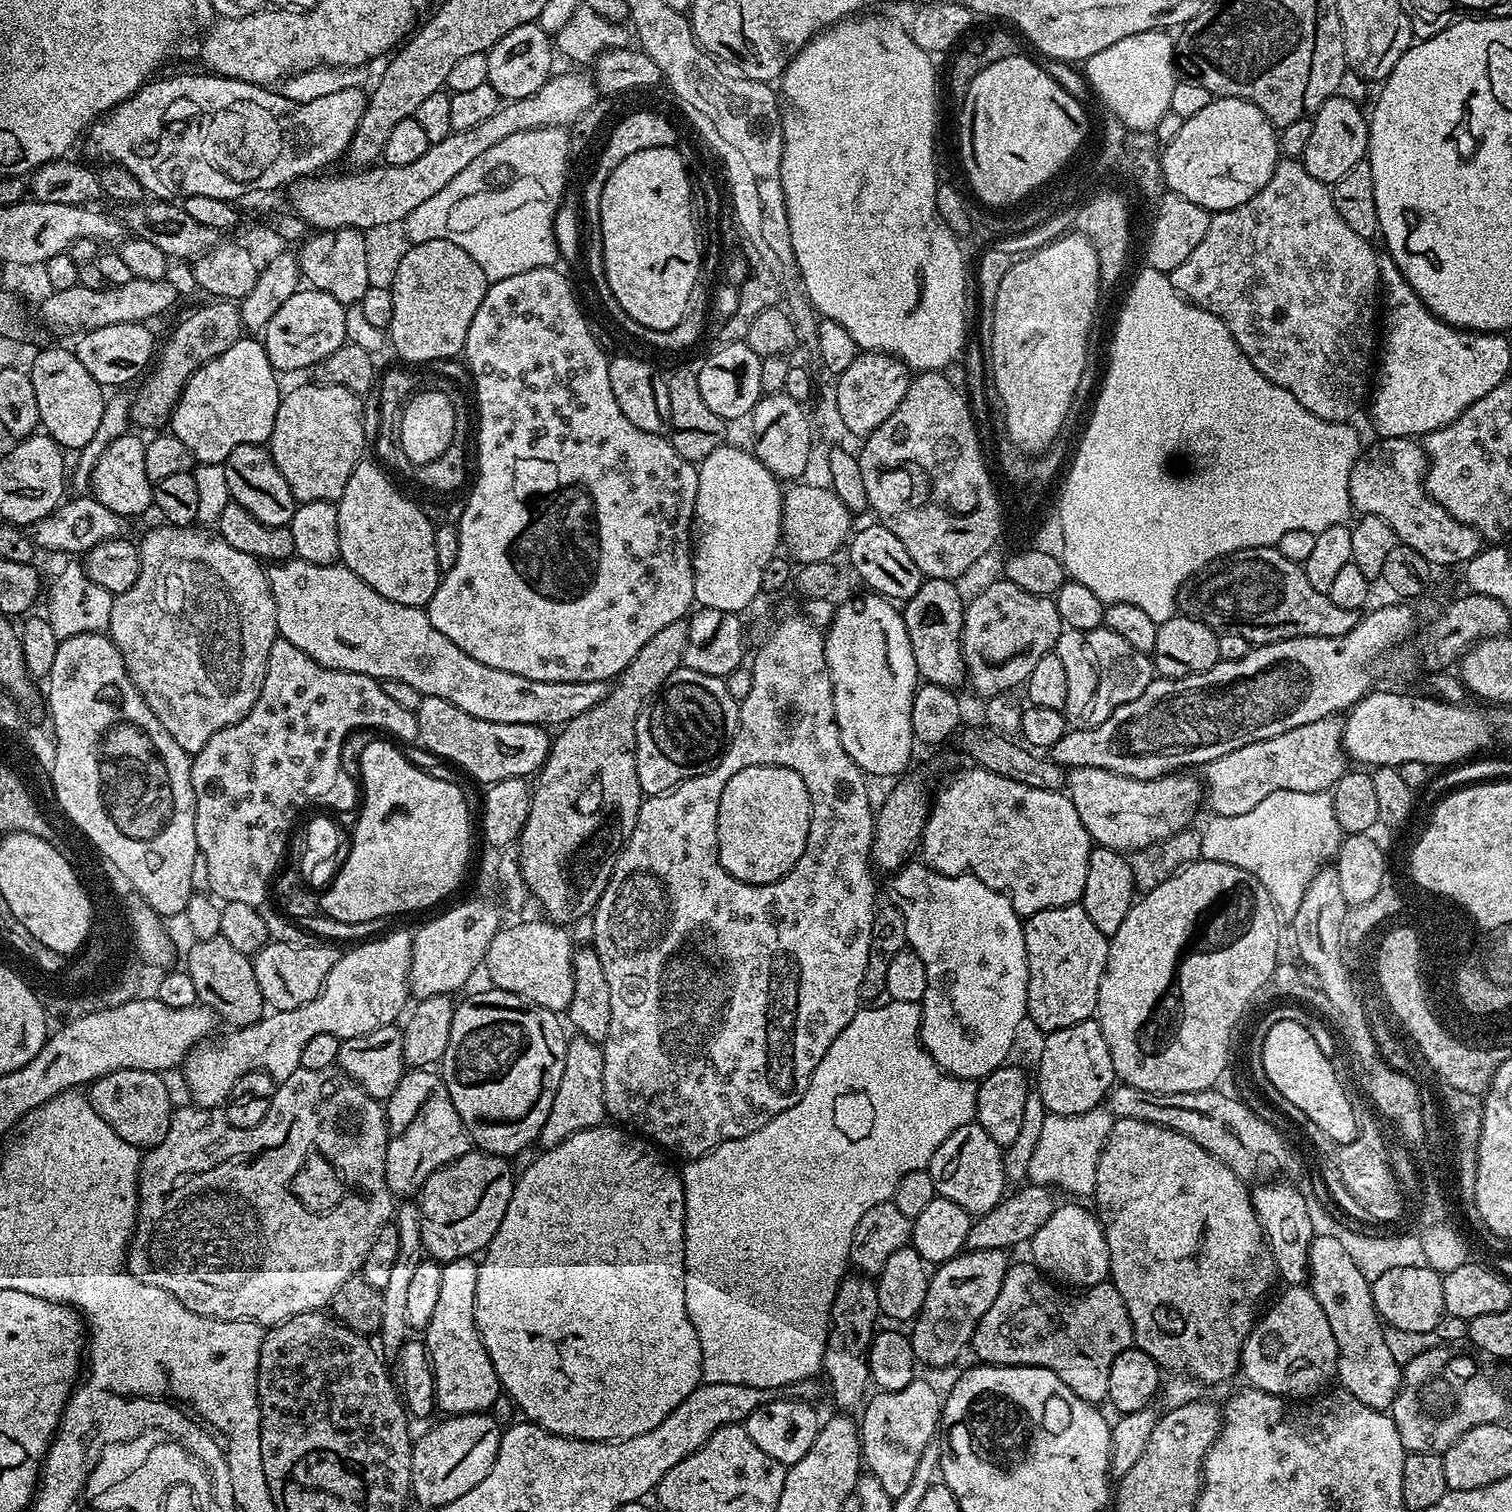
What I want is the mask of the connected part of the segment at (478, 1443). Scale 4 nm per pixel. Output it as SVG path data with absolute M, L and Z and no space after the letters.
M473 1412L470 1416L445 1421L445 1424L434 1425L420 1437L417 1435L412 1445L410 1492L414 1500L416 1496L417 1502L428 1510L446 1506L446 1502L454 1502L454 1498L462 1498L462 1494L474 1490L474 1486L490 1474L490 1466L494 1466L494 1458L498 1458L502 1424L492 1414Z

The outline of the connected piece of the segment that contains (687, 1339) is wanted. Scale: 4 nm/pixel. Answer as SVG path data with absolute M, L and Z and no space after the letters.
M620 1126L606 1127L576 1132L560 1145L541 1151L540 1157L521 1176L519 1173L501 1225L483 1253L478 1270L476 1325L490 1354L490 1362L494 1362L501 1389L524 1411L525 1421L575 1440L625 1440L646 1434L646 1430L654 1430L702 1382L702 1346L686 1310L681 1173L677 1169L675 1172L660 1157L661 1149L647 1139Z

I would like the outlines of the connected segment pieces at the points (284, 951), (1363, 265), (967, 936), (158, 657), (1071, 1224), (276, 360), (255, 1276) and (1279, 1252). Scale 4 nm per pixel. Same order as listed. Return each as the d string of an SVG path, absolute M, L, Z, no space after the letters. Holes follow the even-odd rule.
M275 942L267 944L252 962L254 978L258 978L258 990L262 990L265 1005L281 1012L313 1000L326 982L326 974L330 974L337 955L337 949L323 948L320 942L313 942L309 948L291 948Z
M1284 158L1277 163L1274 174L1270 178L1270 182L1266 182L1266 186L1262 186L1262 190L1258 190L1258 194L1254 194L1254 198L1250 198L1250 202L1242 202L1242 206L1234 206L1225 212L1218 212L1212 216L1210 226L1206 230L1206 238L1202 238L1202 242L1198 242L1198 246L1194 246L1194 251L1190 253L1190 258L1186 258L1186 262L1182 262L1182 266L1178 266L1171 272L1172 285L1179 296L1183 296L1190 304L1197 304L1200 308L1204 308L1210 314L1215 316L1225 324L1230 330L1230 334L1234 334L1234 342L1238 342L1238 346L1242 350L1242 354L1246 354L1246 358L1250 358L1250 362L1254 362L1254 366L1266 378L1270 378L1270 382L1274 382L1278 386L1282 386L1286 390L1290 390L1290 394L1294 394L1294 398L1298 398L1298 402L1302 402L1302 406L1306 406L1306 410L1310 410L1310 414L1314 414L1323 420L1329 420L1335 424L1342 424L1351 421L1352 415L1360 408L1360 403L1365 403L1366 397L1370 392L1370 376L1368 380L1368 367L1373 367L1374 356L1372 360L1372 351L1377 351L1378 348L1378 293L1381 291L1382 285L1380 283L1380 262L1378 259L1378 252L1375 252L1373 241L1360 237L1354 234L1354 230L1350 230L1350 226L1346 226L1346 222L1342 222L1342 217L1339 216L1338 210L1334 210L1334 198L1332 197L1332 190L1329 185L1318 182L1318 178L1310 175L1310 170L1304 168L1303 163L1296 158Z
M909 863L903 868L891 873L888 884L887 899L899 910L902 918L906 918L906 934L908 935L907 947L922 958L922 966L926 966L926 994L922 1001L922 1019L920 1021L920 1042L922 1047L934 1058L934 1062L950 1076L956 1076L959 1080L971 1080L979 1082L984 1077L1001 1067L1011 1054L1011 1042L1014 1041L1014 1030L1018 1022L1021 1022L1028 1011L1028 955L1026 954L1026 938L1024 937L1024 925L1022 918L1014 910L1012 903L1008 901L1004 892L994 890L986 886L977 876L965 874L963 876L944 876L941 872L932 876L934 870L924 872L927 864L921 868L911 868Z
M163 526L164 528L152 528L141 540L138 540L140 550L140 573L130 590L119 593L112 601L110 610L110 622L106 632L114 642L114 646L120 651L120 657L124 659L124 665L132 685L136 687L138 695L154 710L154 720L162 722L166 734L182 746L182 750L189 754L195 754L218 734L226 726L236 724L258 702L258 694L266 682L266 670L270 662L270 646L278 638L276 630L276 599L268 585L268 574L265 565L255 560L250 554L242 554L242 550L234 550L230 542L226 542L212 530L205 530L200 526L177 528L175 526Z
M1064 1203L1057 1205L1041 1230L1032 1236L1031 1248L1033 1263L1059 1283L1085 1288L1103 1283L1109 1277L1109 1247L1106 1246L1099 1217L1089 1207L1086 1209L1078 1204Z
M298 290L282 306L278 306L278 314L270 318L270 322L262 333L262 343L277 373L296 372L299 368L311 370L322 358L334 354L345 342L346 314L345 305L338 303L330 294L315 290Z
M305 1068L298 1069L294 1074L290 1074L290 1078L286 1078L285 1080L279 1081L278 1087L274 1095L272 1095L272 1106L268 1112L274 1112L274 1114L290 1114L290 1120L294 1120L294 1124L292 1124L292 1128L290 1128L290 1132L292 1134L288 1134L288 1142L290 1142L290 1138L292 1138L292 1152L309 1152L313 1151L312 1142L310 1142L310 1146L308 1145L308 1136L314 1132L314 1126L316 1126L316 1120L320 1120L320 1140L318 1140L318 1145L324 1144L324 1152L328 1152L328 1156L336 1156L336 1160L340 1160L340 1156L344 1156L344 1160L348 1160L348 1180L352 1180L352 1184L360 1184L360 1188L364 1188L364 1196L352 1196L352 1200L348 1200L348 1204L345 1204L345 1210L341 1209L339 1214L334 1215L333 1217L307 1217L305 1213L303 1213L303 1209L299 1208L299 1205L296 1204L295 1200L292 1200L291 1196L289 1196L290 1189L290 1177L292 1176L292 1156L288 1154L286 1156L286 1150L284 1150L284 1154L280 1154L280 1150L266 1150L264 1148L264 1144L260 1144L260 1142L254 1142L252 1144L252 1154L254 1154L254 1158L250 1158L250 1140L248 1142L244 1142L244 1128L236 1128L234 1127L229 1120L227 1120L223 1114L223 1111L214 1109L214 1108L198 1108L187 1106L188 1108L180 1108L177 1107L175 1111L172 1113L172 1121L170 1122L170 1130L166 1134L166 1138L162 1138L162 1142L158 1147L151 1149L141 1159L140 1161L140 1174L136 1182L136 1189L138 1190L138 1198L140 1201L138 1202L138 1206L136 1207L136 1227L132 1229L132 1238L128 1241L128 1251L126 1253L126 1267L129 1272L132 1273L133 1276L137 1276L142 1282L146 1282L150 1286L158 1286L162 1290L166 1290L170 1293L174 1298L178 1298L178 1302L182 1302L182 1306L186 1306L186 1310L194 1310L194 1314L202 1314L203 1316L209 1316L210 1318L214 1318L215 1320L249 1320L250 1322L254 1322L255 1324L259 1324L261 1326L271 1326L273 1324L281 1324L283 1320L288 1320L294 1314L302 1314L303 1312L315 1312L317 1310L323 1309L325 1305L331 1301L332 1296L338 1290L338 1286L342 1286L342 1282L346 1282L350 1277L357 1275L364 1267L364 1260L368 1257L368 1247L372 1245L374 1242L374 1238L378 1234L378 1230L383 1228L385 1224L389 1223L393 1219L394 1216L394 1203L392 1204L392 1200L394 1201L394 1194L388 1189L388 1183L386 1182L386 1150L388 1149L388 1118L386 1115L386 1108L383 1103L379 1100L375 1100L373 1096L370 1094L366 1094L358 1087L356 1084L352 1083L352 1080L349 1076L345 1076L343 1072L339 1070L329 1070L323 1072L322 1070L306 1070ZM262 1150L266 1150L266 1154L272 1154L270 1158L272 1158L272 1168L270 1170L274 1170L272 1174L272 1190L266 1190L264 1188L264 1182L266 1180L262 1180L262 1176L264 1176L264 1166L262 1166L262 1162L258 1160L258 1156L256 1154L260 1154ZM226 1162L230 1162L232 1164L232 1168L234 1166L238 1166L240 1170L252 1170L254 1168L254 1176L240 1176L240 1174L234 1174L234 1176L230 1176L230 1170L226 1170Z
M1264 1182L1261 1188L1251 1189L1252 1205L1264 1228L1268 1239L1268 1248L1276 1263L1276 1270L1281 1281L1288 1286L1300 1286L1309 1279L1308 1251L1314 1235L1307 1214L1307 1199L1291 1182Z

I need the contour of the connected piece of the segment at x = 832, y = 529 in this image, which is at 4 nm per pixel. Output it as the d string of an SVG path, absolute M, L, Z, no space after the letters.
M804 482L793 483L789 487L793 488L784 492L784 509L780 523L783 547L785 549L788 547L787 555L797 565L831 561L832 555L840 547L841 551L853 535L853 513L848 512L846 506L842 504L842 498L838 498L838 494L833 492L831 487L819 488L816 484L800 483Z

